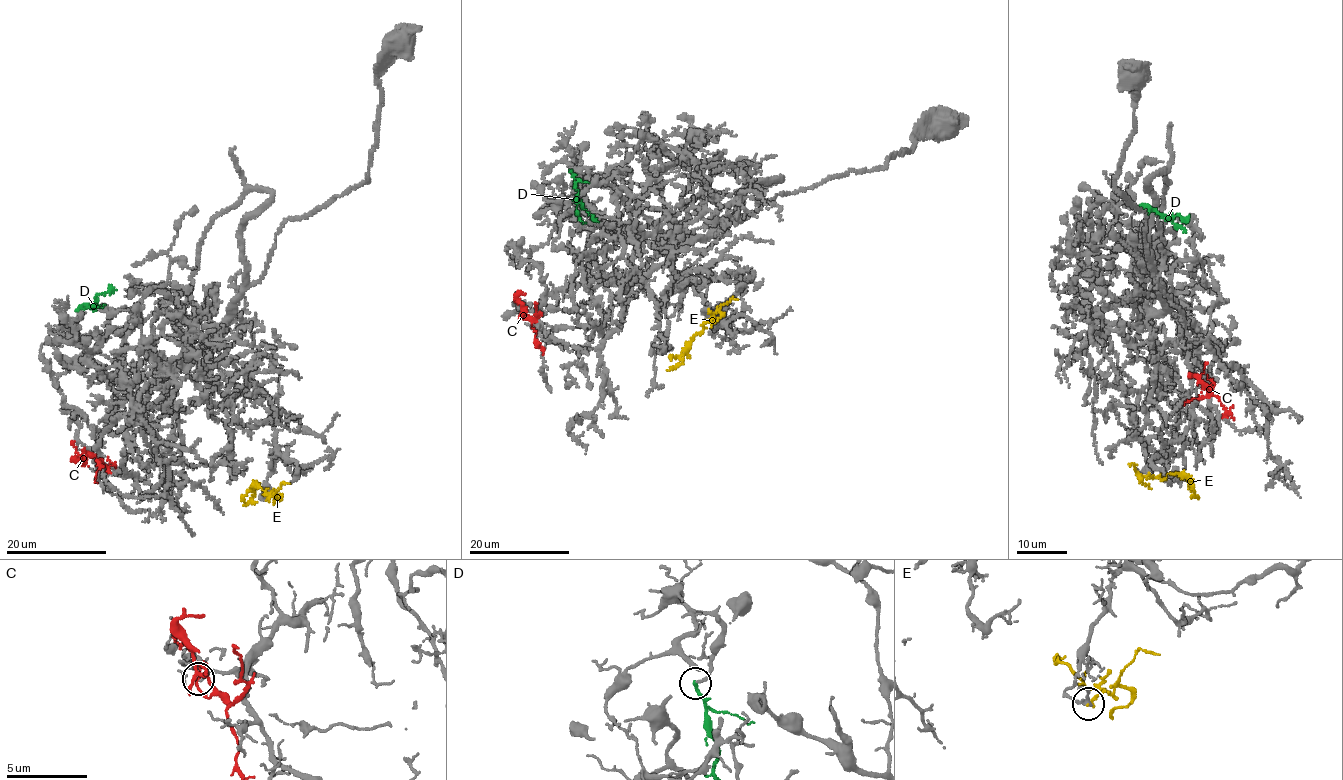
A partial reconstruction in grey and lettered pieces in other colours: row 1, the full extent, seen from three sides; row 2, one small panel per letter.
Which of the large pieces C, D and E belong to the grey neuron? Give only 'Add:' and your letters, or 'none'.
Add: D

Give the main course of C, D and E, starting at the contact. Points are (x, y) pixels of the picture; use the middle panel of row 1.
C: (524, 313), (525, 318), (533, 321), (534, 338), (543, 355)
D: (571, 171), (578, 202), (595, 219)
E: (709, 311), (713, 316), (682, 352), (681, 363), (667, 371)

